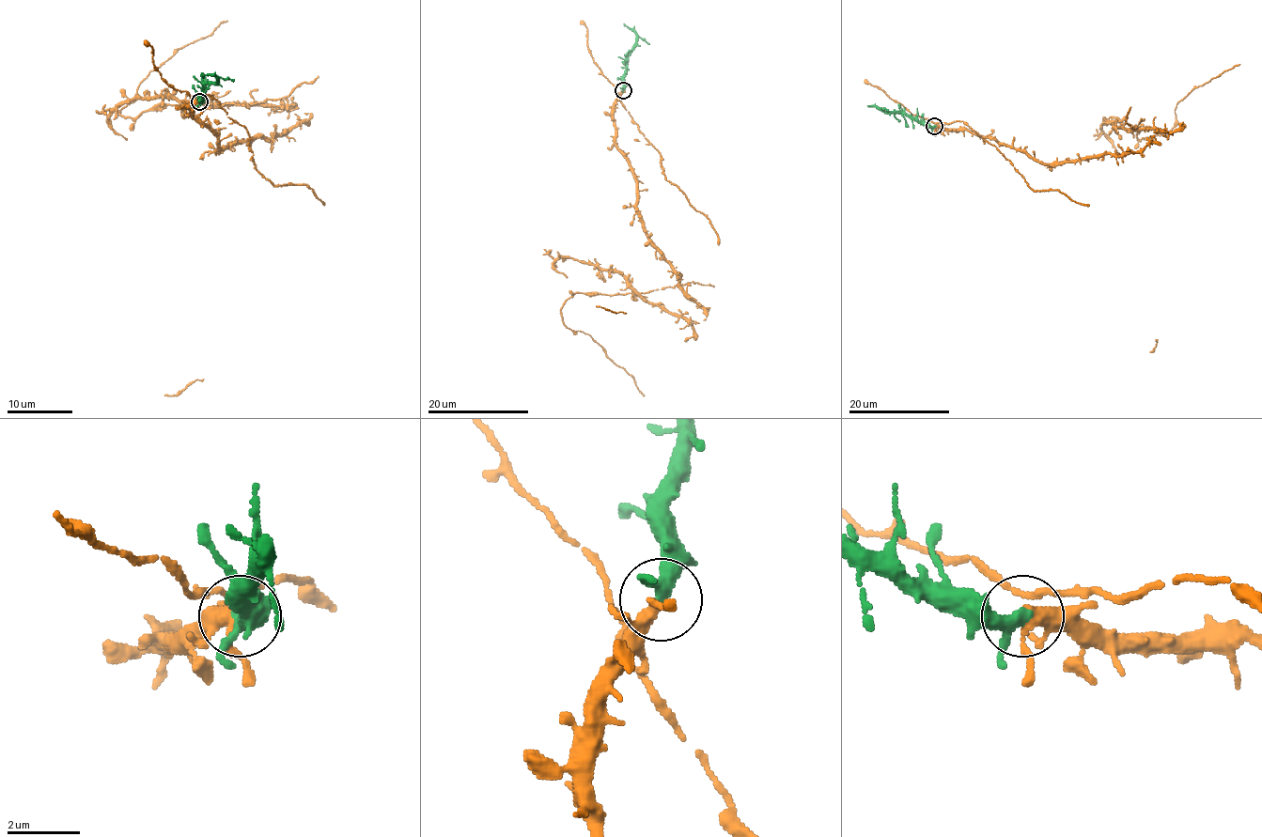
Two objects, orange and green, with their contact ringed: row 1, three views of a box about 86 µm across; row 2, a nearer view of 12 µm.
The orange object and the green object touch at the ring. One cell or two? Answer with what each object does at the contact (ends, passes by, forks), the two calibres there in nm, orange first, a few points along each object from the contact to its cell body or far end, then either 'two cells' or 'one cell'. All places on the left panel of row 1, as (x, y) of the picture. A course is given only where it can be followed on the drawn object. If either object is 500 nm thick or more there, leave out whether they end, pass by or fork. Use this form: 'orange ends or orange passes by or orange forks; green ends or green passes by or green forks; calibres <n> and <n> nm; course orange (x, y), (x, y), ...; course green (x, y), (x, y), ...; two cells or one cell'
orange forks; green passes by; calibres 240 and 300 nm; course orange (199, 100), (189, 114), (217, 150), (309, 122), (292, 106), (118, 114), (148, 74), (226, 21); course green (199, 100), (204, 86), (217, 80), (210, 74), (200, 76); one cell

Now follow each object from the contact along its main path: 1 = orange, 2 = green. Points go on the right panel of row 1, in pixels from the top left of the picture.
1: (935, 126), (1043, 163), (1140, 152), (1167, 131), (1136, 127), (1168, 132), (1176, 105), (1239, 64)
2: (934, 126), (924, 126), (874, 105), (867, 107)

